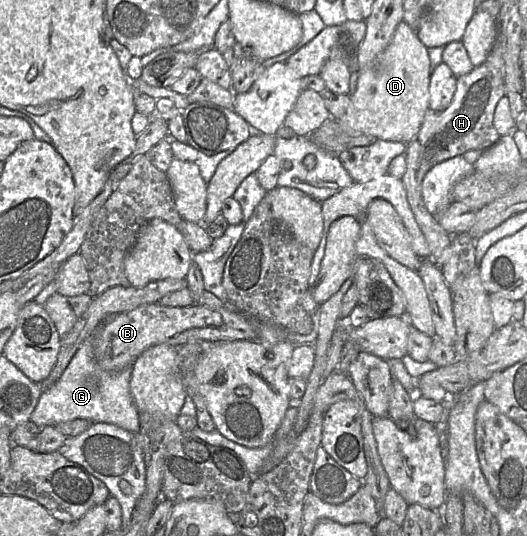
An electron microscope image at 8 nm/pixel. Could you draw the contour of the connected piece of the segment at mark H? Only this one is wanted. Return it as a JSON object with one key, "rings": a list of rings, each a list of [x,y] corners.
{"rings":[[[486,62],[470,73],[457,78],[456,91],[450,104],[441,111],[428,109],[419,132],[407,144],[406,171],[401,179],[409,206],[430,249],[430,259],[438,266],[450,256],[449,235],[427,211],[421,196],[421,183],[425,174],[436,164],[461,156],[470,150],[484,152],[495,145],[500,135],[493,126],[493,115],[499,100],[505,96],[504,80],[498,71]]]}

